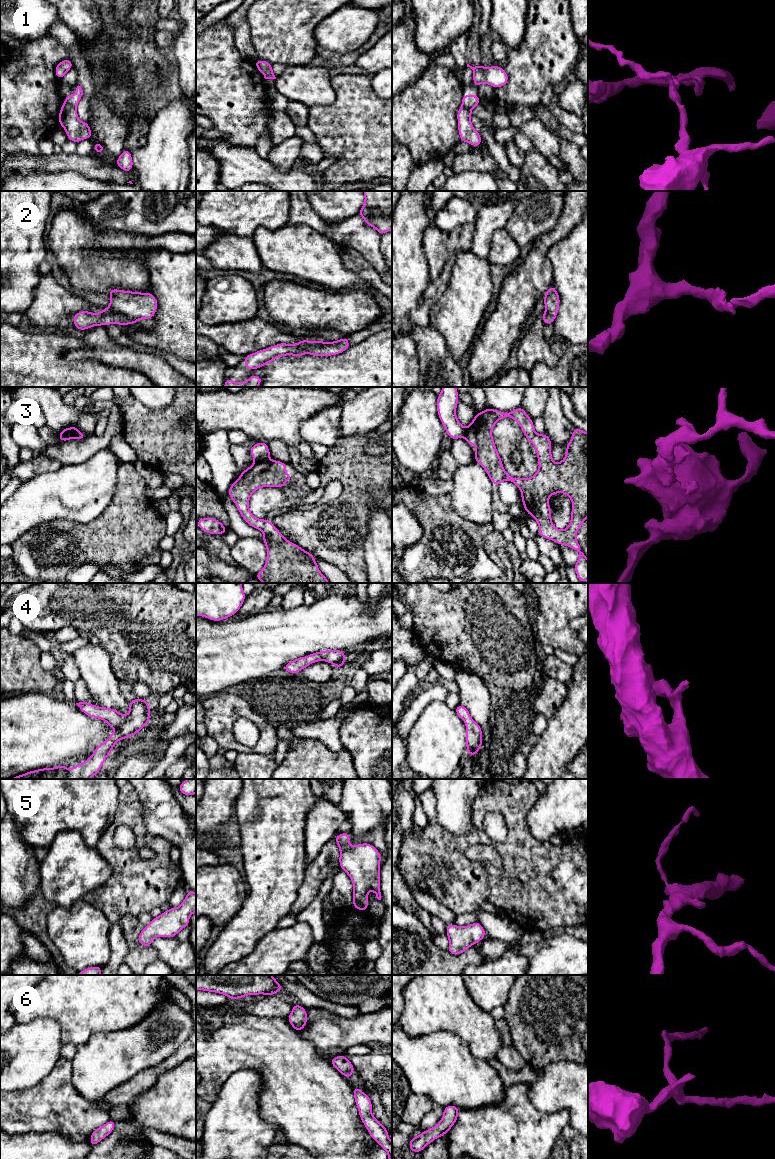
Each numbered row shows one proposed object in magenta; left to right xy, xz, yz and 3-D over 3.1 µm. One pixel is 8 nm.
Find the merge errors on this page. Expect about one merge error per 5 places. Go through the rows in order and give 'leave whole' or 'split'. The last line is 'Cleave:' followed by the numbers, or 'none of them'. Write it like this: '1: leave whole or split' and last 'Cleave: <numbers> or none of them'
1: split
2: leave whole
3: split
4: leave whole
5: leave whole
6: leave whole
Cleave: 1, 3

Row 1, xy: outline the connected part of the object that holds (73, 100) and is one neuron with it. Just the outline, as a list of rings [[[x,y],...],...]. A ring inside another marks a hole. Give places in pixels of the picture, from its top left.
[[[78,85],[76,88],[76,93],[74,95],[68,94],[65,96],[65,102],[76,107],[80,99],[82,98],[82,95],[83,95],[83,90],[81,86]]]

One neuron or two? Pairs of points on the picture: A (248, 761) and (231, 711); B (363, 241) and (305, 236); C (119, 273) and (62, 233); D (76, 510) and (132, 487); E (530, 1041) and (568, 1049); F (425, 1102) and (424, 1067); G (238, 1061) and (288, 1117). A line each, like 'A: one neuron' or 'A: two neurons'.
A: two neurons
B: two neurons
C: one neuron
D: two neurons
E: one neuron
F: two neurons
G: one neuron

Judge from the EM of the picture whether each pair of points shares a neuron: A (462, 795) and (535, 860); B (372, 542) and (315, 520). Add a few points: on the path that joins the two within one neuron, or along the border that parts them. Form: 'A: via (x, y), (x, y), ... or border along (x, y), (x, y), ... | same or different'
A: border along (480, 789), (472, 805), (472, 824), (470, 827) | different
B: border along (368, 516), (368, 531), (363, 547), (365, 563) | different

